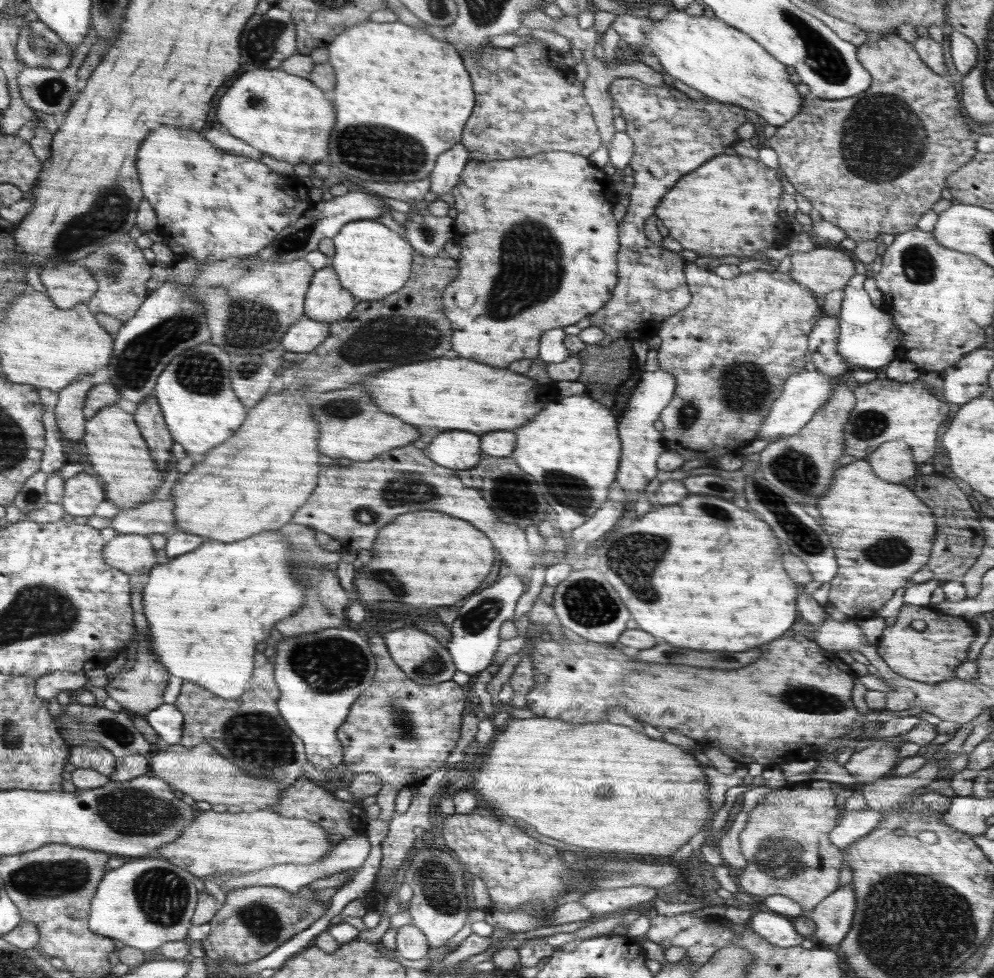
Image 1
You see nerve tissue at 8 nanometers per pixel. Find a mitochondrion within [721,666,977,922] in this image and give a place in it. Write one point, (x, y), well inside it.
(784, 858)

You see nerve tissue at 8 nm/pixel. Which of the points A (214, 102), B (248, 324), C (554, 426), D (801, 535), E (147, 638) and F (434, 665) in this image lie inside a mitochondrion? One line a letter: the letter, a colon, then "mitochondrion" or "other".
A: other
B: mitochondrion
C: other
D: mitochondrion
E: other
F: mitochondrion

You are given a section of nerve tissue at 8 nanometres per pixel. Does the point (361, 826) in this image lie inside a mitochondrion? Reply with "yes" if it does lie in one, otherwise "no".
no

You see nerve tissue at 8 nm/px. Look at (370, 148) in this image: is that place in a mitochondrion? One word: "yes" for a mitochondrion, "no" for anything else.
yes

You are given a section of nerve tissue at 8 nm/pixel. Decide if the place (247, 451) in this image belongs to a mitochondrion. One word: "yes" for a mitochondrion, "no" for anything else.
no

